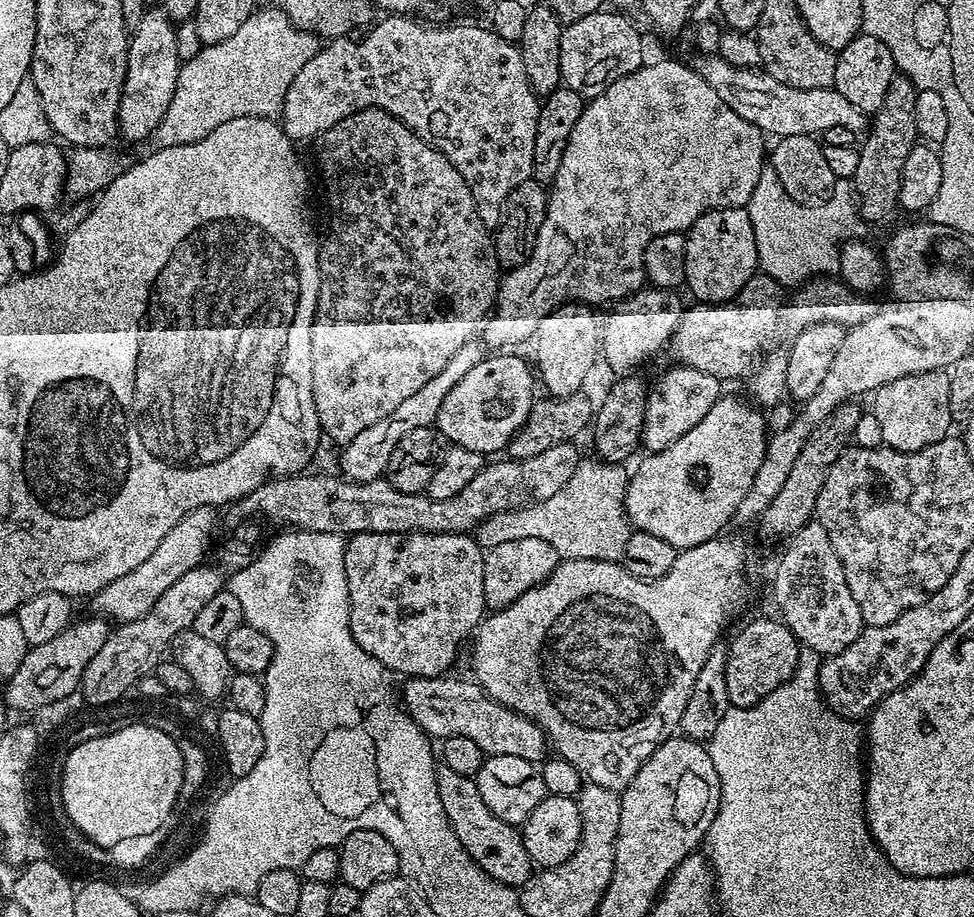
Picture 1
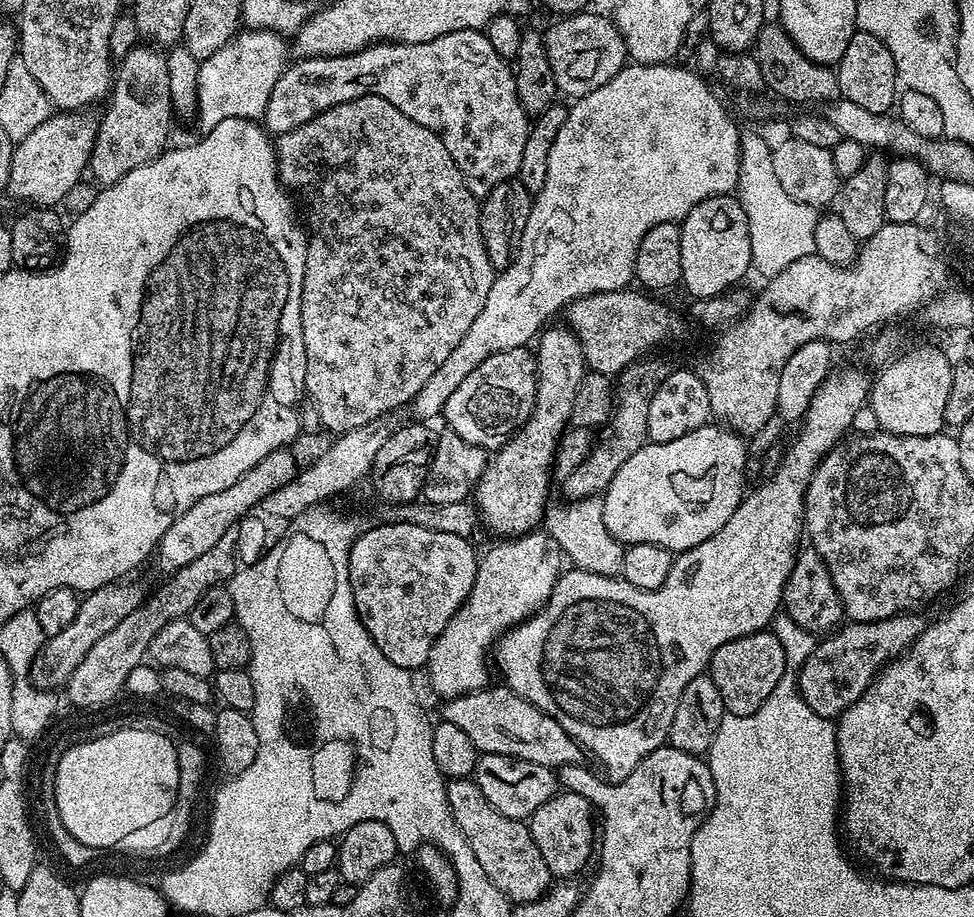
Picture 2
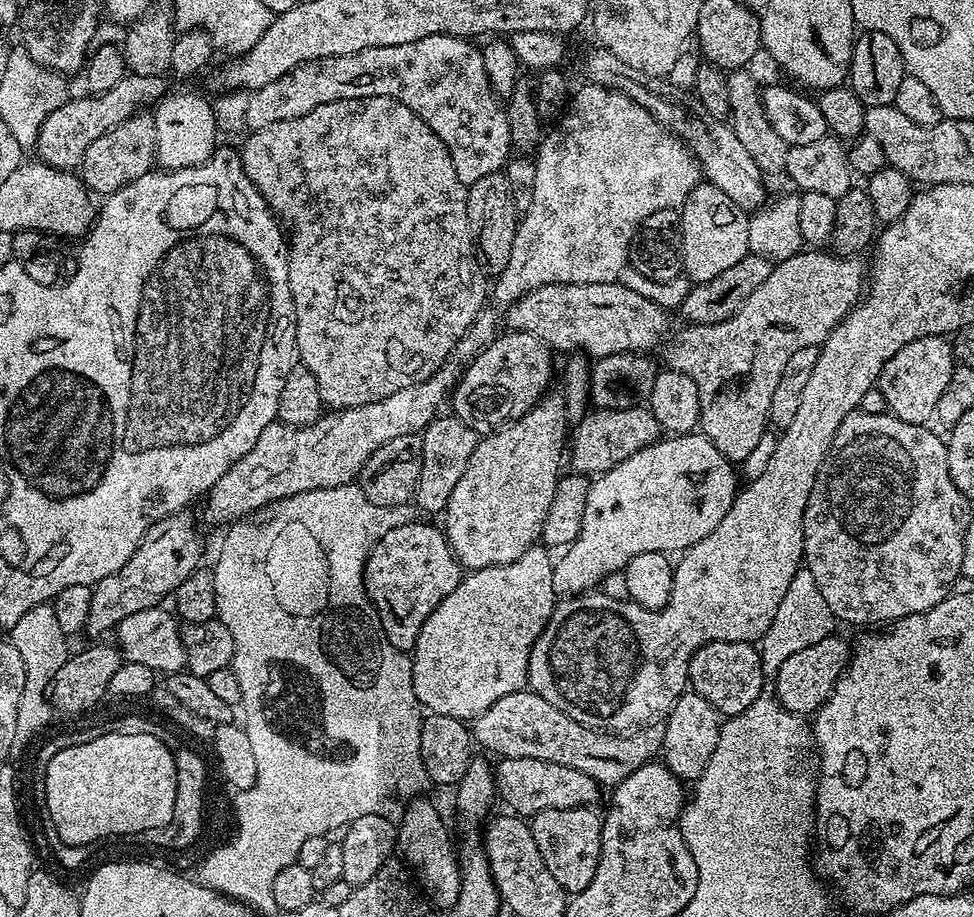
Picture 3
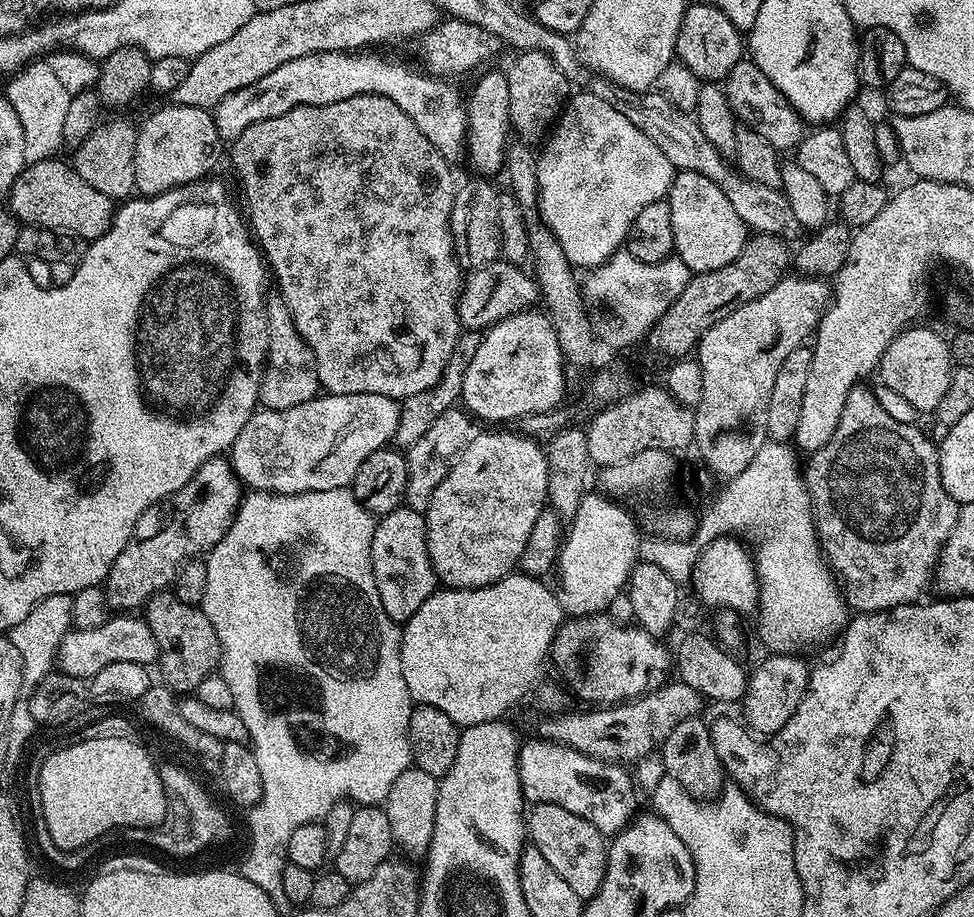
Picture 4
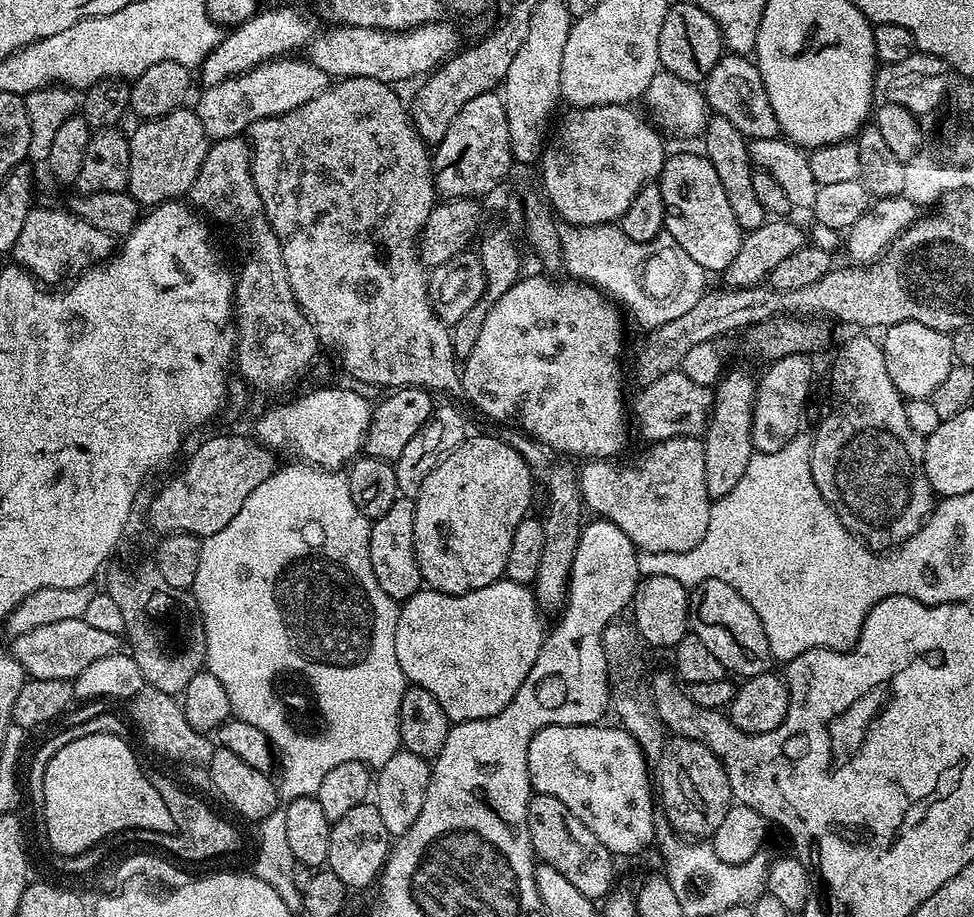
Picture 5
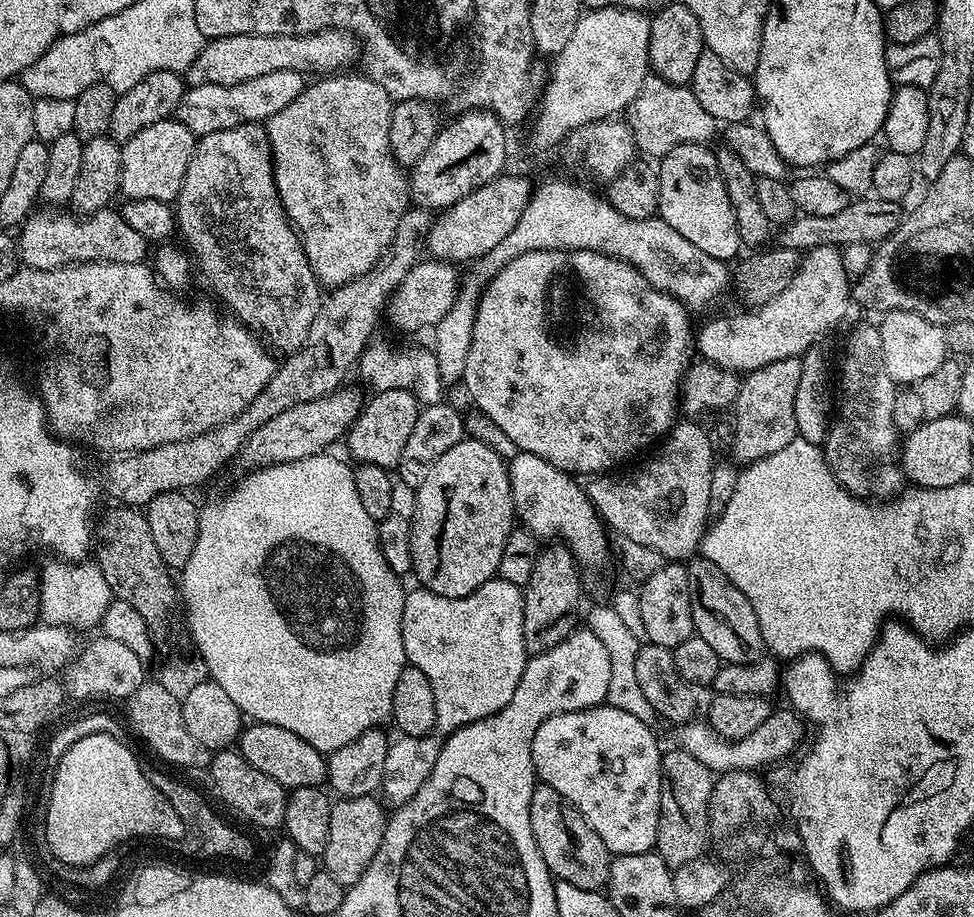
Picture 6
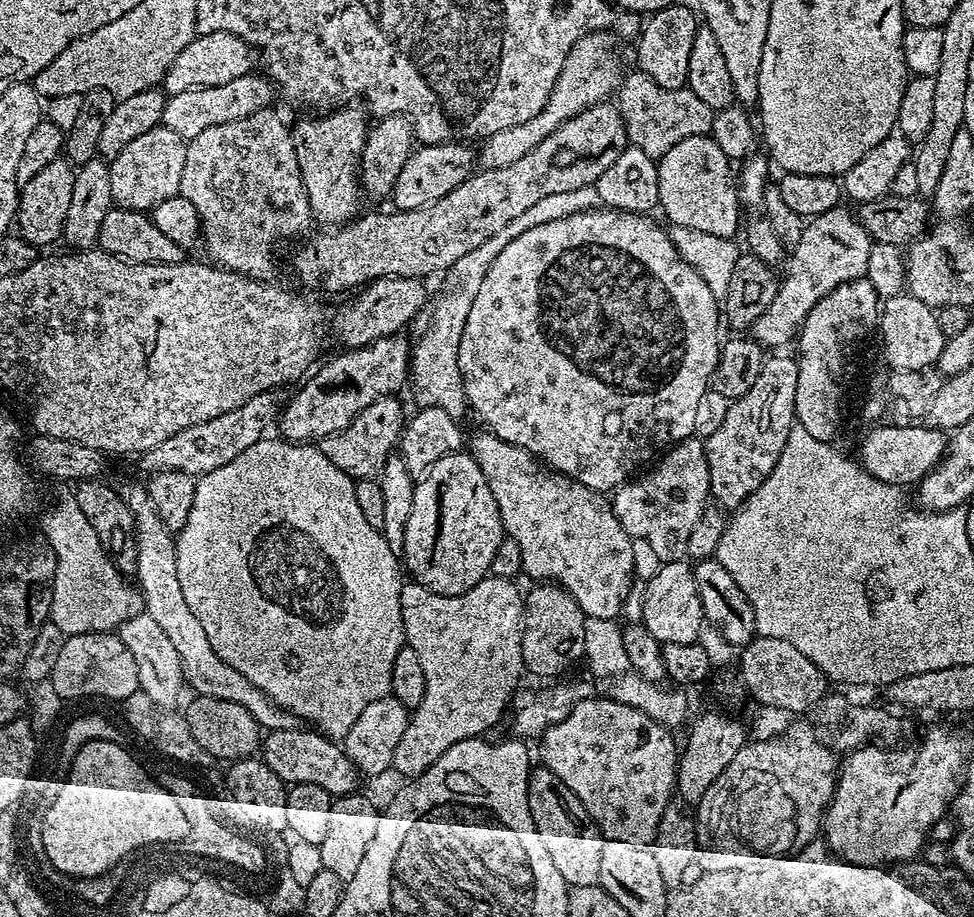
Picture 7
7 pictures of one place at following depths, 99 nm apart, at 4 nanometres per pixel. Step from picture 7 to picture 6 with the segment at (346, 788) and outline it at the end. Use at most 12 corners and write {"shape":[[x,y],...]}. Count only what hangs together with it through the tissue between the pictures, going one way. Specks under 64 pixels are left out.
{"shape":[[252,722],[238,751],[286,790],[321,787],[325,753],[306,738]]}

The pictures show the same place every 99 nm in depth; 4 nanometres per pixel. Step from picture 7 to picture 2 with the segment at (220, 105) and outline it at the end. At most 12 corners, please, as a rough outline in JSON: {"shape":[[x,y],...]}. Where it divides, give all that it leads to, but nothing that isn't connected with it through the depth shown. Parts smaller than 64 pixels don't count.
{"shape":[[462,30],[297,59],[262,124],[386,98],[442,138],[470,194],[519,173],[513,65]]}

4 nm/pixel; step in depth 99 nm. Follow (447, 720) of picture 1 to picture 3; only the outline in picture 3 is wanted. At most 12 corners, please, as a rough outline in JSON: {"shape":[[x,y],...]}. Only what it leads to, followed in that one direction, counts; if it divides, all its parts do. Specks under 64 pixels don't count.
{"shape":[[525,690],[471,721],[477,745],[621,784],[659,727],[591,728]]}

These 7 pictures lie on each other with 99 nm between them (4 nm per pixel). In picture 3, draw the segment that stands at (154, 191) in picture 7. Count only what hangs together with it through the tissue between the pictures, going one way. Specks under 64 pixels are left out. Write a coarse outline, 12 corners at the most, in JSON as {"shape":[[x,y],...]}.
{"shape":[[169,91],[154,108],[156,164],[197,168],[218,147],[216,110]]}

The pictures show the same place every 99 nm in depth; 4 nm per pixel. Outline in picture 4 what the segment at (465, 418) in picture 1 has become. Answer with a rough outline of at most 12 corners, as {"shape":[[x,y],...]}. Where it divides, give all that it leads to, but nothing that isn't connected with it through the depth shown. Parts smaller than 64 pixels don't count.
{"shape":[[525,310],[481,335],[462,382],[477,421],[561,407],[551,319]]}

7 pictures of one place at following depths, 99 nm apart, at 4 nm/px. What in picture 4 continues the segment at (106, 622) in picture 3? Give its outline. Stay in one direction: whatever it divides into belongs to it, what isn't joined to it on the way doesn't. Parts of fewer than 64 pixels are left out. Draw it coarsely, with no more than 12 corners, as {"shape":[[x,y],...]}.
{"shape":[[218,455],[151,504],[103,585],[109,609],[171,589],[234,522],[242,485]]}

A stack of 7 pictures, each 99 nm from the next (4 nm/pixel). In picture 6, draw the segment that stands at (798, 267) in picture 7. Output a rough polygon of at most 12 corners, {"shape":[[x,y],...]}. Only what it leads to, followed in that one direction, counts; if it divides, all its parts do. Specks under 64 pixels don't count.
{"shape":[[835,244],[803,253],[770,302],[698,332],[709,364],[747,374],[803,357],[848,312]]}

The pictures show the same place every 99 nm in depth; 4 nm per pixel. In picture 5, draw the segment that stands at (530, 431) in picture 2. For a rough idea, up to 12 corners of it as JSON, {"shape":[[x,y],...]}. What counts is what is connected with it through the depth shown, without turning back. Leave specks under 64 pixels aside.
{"shape":[[469,435],[414,497],[420,579],[504,576],[534,470]]}

